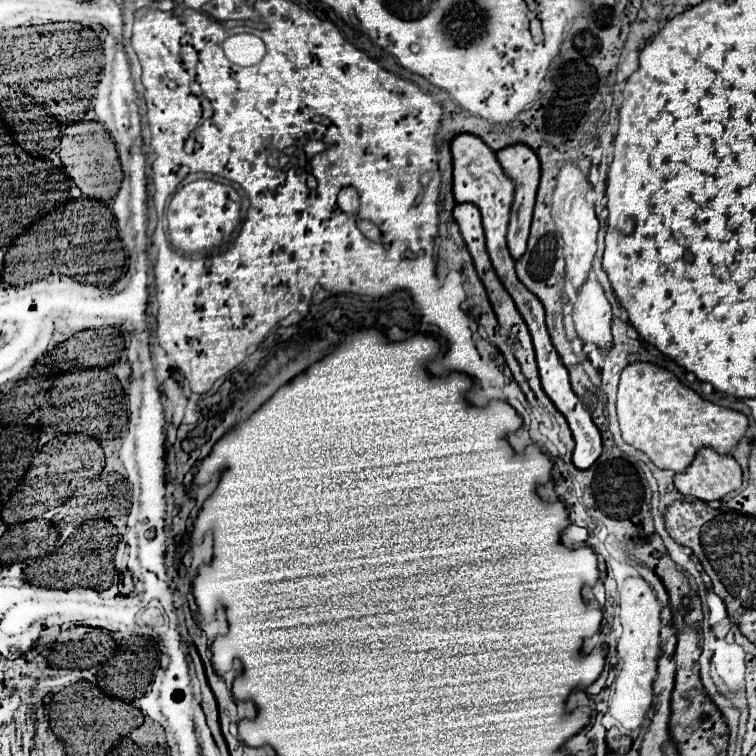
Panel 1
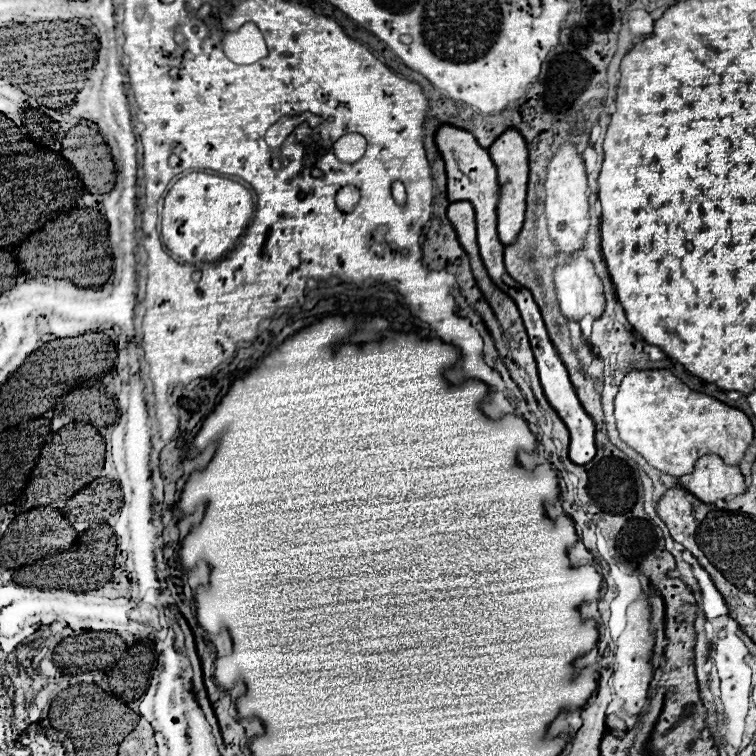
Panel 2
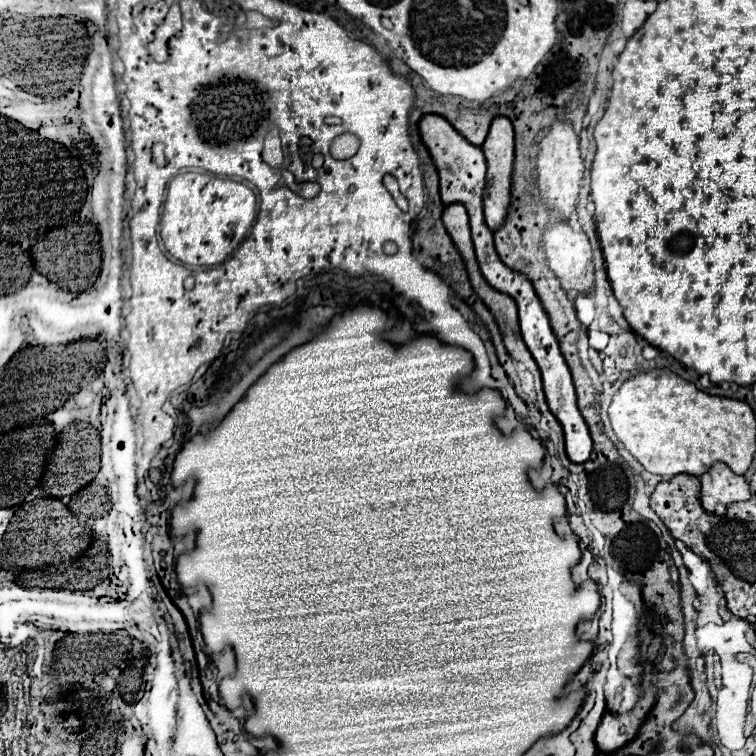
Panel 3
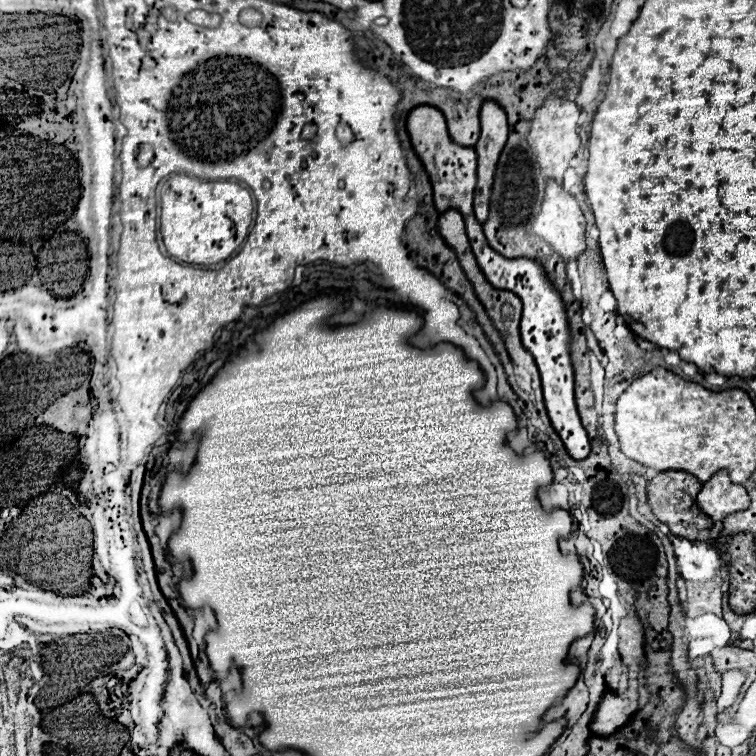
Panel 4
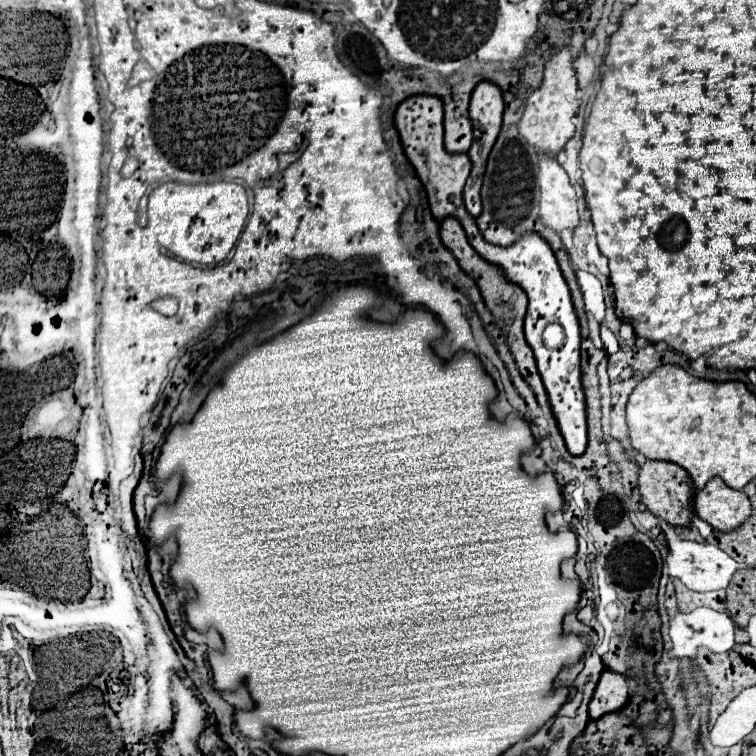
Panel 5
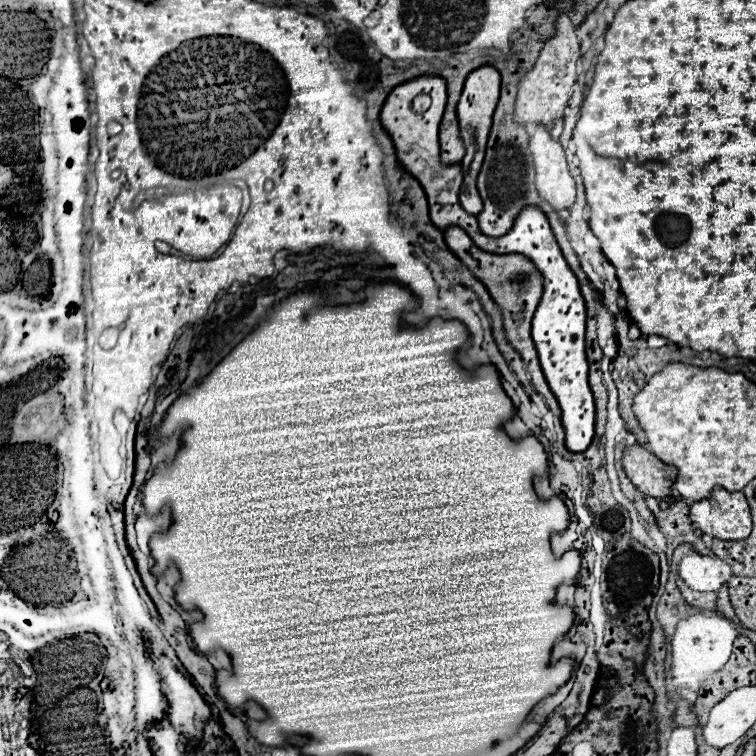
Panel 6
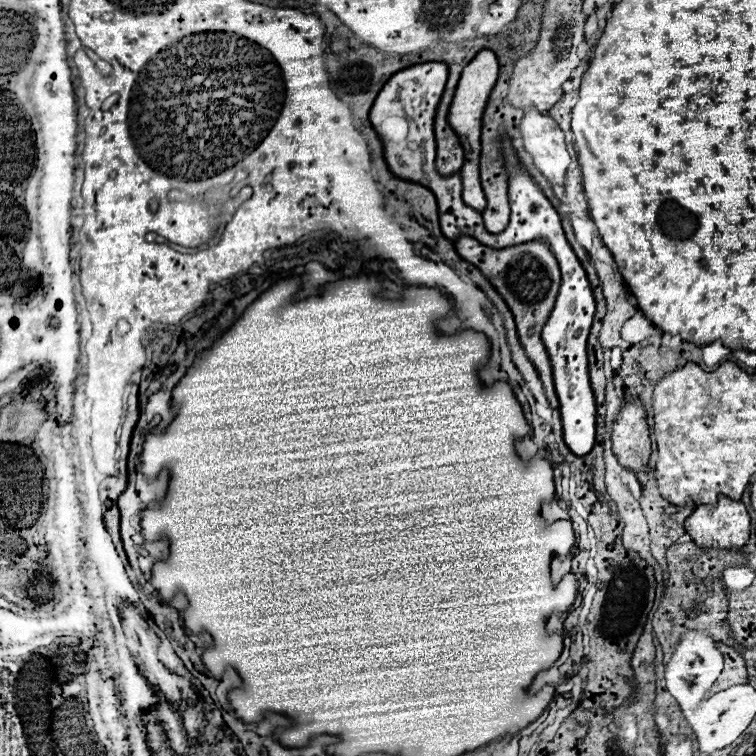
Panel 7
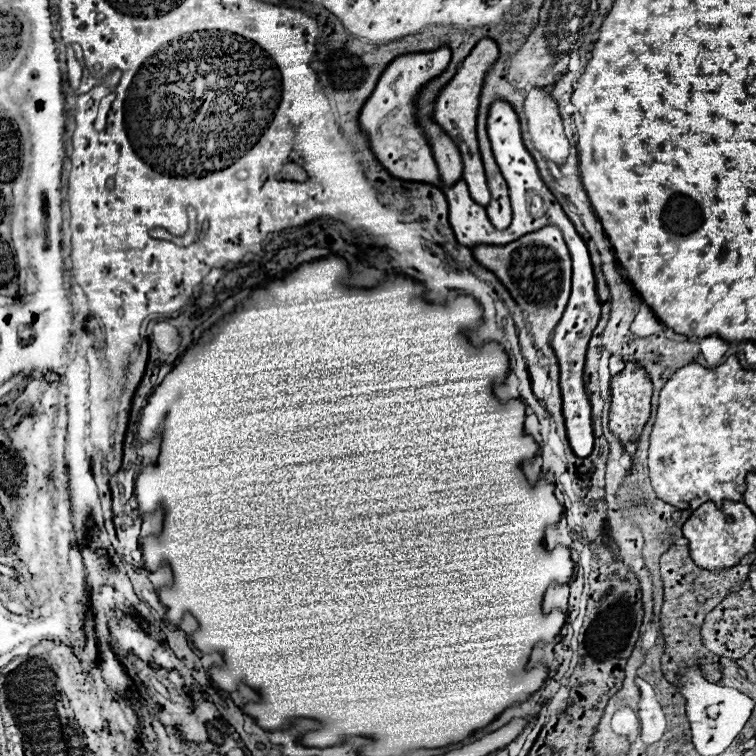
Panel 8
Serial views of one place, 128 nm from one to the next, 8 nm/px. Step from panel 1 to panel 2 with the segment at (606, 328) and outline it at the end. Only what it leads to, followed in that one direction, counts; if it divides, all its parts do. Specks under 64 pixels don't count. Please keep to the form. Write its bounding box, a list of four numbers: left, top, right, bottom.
[554,250,606,322]

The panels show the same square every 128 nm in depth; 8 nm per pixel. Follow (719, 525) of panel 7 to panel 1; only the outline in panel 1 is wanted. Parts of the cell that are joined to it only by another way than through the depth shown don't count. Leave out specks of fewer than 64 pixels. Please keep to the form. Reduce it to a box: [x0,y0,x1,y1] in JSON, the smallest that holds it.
[674,448,742,502]

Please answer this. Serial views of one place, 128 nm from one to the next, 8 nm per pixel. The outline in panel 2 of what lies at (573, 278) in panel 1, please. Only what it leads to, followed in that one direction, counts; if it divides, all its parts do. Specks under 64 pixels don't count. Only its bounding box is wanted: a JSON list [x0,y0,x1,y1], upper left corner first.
[544,142,588,254]

